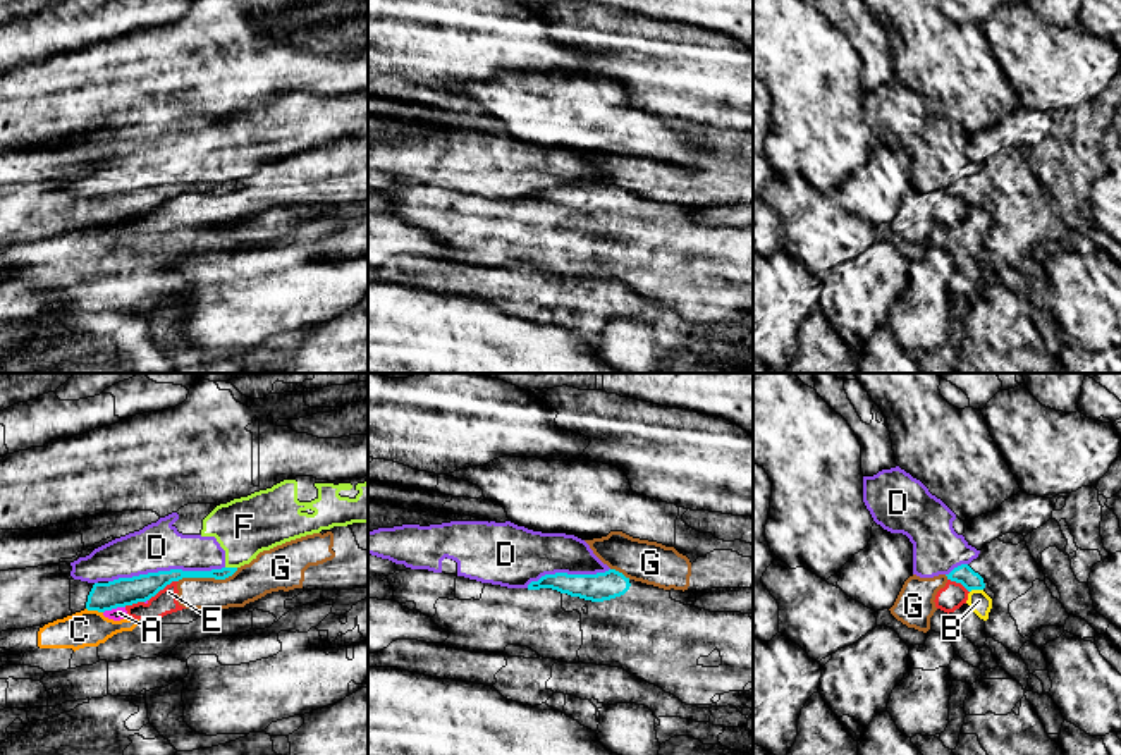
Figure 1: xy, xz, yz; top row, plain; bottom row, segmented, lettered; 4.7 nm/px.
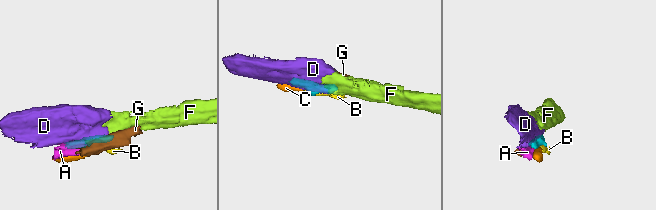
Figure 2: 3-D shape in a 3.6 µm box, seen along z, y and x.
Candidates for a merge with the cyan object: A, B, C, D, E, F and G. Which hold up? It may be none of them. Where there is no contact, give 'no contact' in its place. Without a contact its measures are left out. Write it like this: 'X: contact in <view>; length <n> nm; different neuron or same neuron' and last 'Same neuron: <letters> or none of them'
A: contact in xy; length 110 nm; different neuron
B: contact in yz; length 70 nm; different neuron
C: contact in xy; length 80 nm; different neuron
D: contact in xy; length 550 nm; different neuron
E: contact in xy; length 170 nm; different neuron
F: contact in xy; length 60 nm; different neuron
G: contact in xy; length 300 nm; different neuron
Same neuron: none of them

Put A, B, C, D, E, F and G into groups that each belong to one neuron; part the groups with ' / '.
A E G / B C / D F

